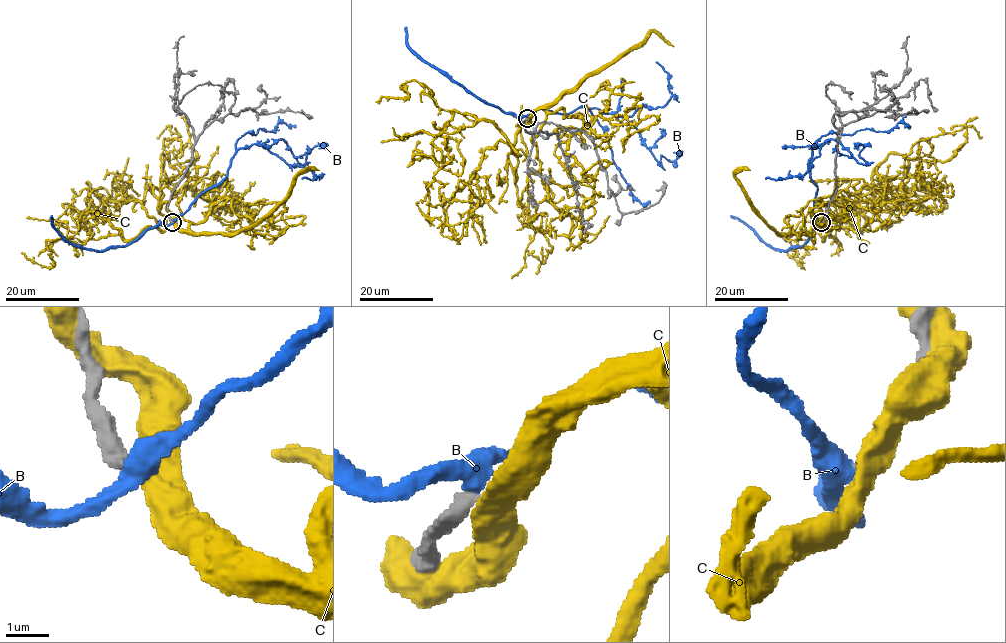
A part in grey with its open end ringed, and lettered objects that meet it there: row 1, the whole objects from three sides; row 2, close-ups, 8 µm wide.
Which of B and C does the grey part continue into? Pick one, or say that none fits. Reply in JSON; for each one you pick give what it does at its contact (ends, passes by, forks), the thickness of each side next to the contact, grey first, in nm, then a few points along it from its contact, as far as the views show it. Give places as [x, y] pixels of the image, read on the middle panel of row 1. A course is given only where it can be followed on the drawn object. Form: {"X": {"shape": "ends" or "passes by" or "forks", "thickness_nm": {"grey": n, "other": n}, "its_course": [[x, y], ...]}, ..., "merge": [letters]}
{"B": {"shape": "passes by", "thickness_nm": {"grey": 400, "other": 440}, "its_course": [[527, 117], [539, 109], [561, 113], [584, 105], [624, 117], [657, 161], [661, 156], [674, 161], [673, 151]]}, "merge": ["B"]}

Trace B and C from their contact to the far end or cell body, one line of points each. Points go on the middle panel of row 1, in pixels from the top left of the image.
B: (527, 117), (539, 109), (561, 113), (584, 105), (624, 117), (657, 161), (661, 156), (674, 161), (673, 151)
C: (527, 119), (516, 137), (518, 154), (490, 121), (453, 111), (432, 152), (460, 175), (456, 137)

